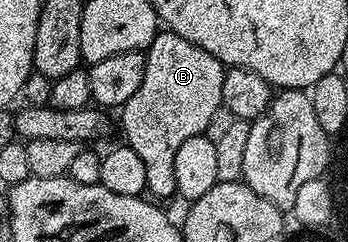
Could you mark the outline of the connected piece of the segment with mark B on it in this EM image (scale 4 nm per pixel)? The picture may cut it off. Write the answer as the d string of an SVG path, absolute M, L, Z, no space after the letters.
M166 29L153 37L145 54L145 78L137 93L133 93L121 109L123 135L127 138L124 139L126 146L131 147L145 165L147 191L156 200L164 201L175 195L173 157L177 157L177 149L181 149L189 137L204 134L215 114L220 114L225 64L213 57L213 53L205 53L205 49L193 45L193 41L185 41L185 37Z

